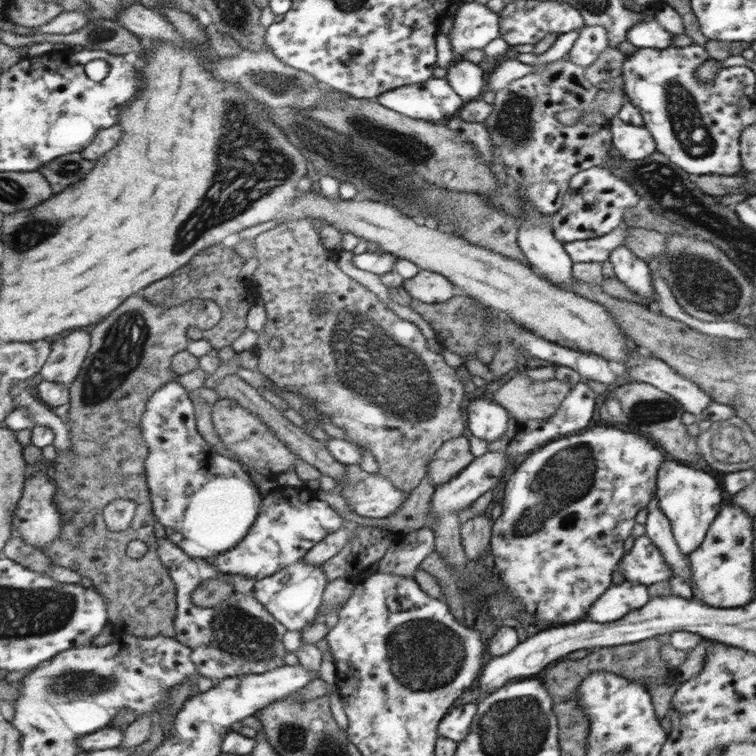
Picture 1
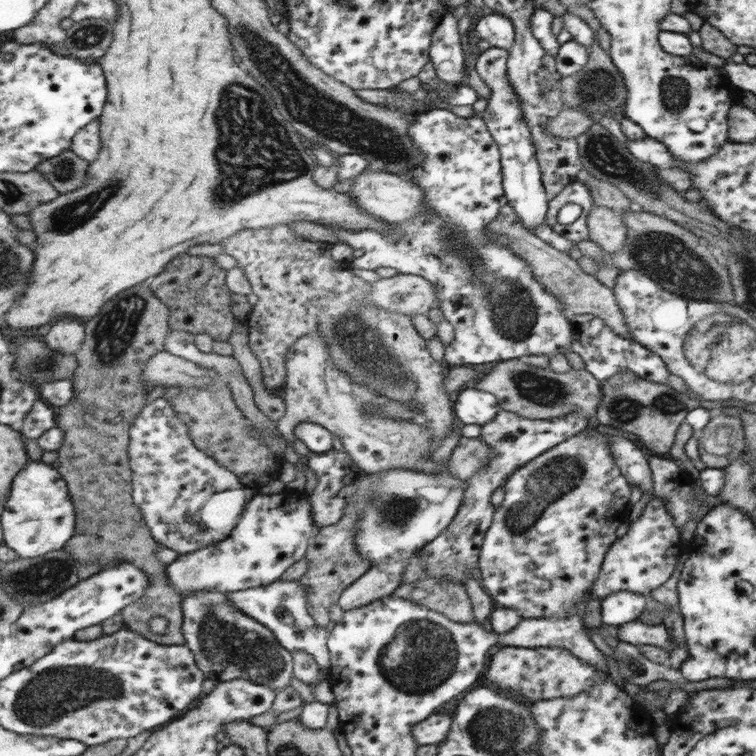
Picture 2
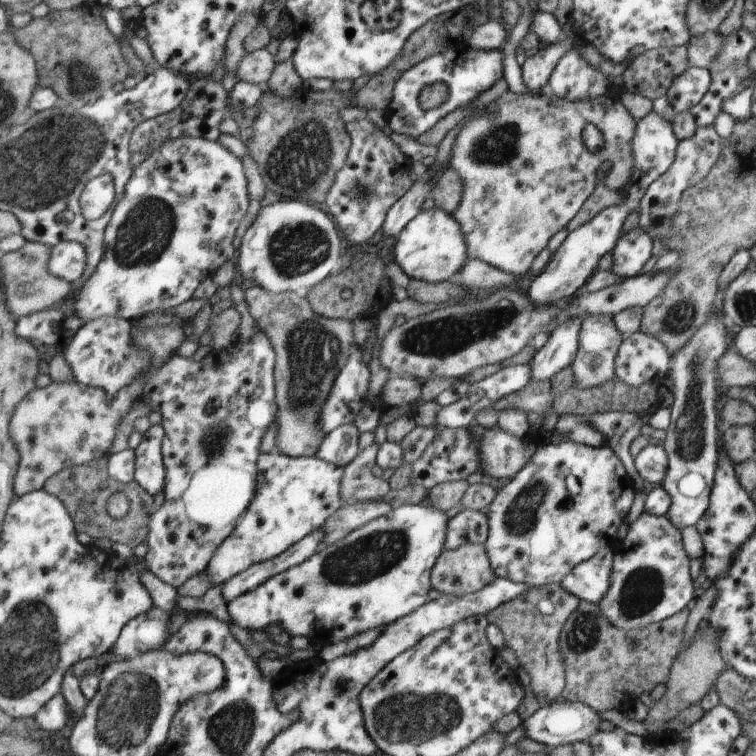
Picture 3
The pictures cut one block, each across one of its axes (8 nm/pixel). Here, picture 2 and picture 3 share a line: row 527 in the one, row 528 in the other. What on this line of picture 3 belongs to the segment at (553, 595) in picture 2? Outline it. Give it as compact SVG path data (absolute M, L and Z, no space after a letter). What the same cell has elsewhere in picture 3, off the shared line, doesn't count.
M566 441L560 444L541 444L536 450L532 458L528 460L528 464L523 470L514 476L502 487L494 500L489 504L488 517L488 538L482 548L487 549L487 555L490 557L491 567L495 571L495 575L506 580L516 581L516 584L527 584L529 587L543 588L546 585L557 584L572 572L572 568L578 567L580 563L592 559L596 552L602 551L603 548L614 549L620 540L624 540L632 526L632 508L636 508L636 500L640 500L640 492L636 490L636 482L632 478L632 474L628 472L628 466L622 458L618 458L611 448L606 446L596 447L586 444L578 444L578 442Z

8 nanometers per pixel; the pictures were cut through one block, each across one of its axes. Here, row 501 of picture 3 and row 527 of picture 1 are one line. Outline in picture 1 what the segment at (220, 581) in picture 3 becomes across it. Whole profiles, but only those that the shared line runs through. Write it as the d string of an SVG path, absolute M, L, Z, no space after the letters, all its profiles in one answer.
M271 494L265 498L263 512L243 543L212 560L224 575L236 574L253 580L265 580L306 559L320 542L337 532L340 526L342 516L324 500L304 502L300 494Z

